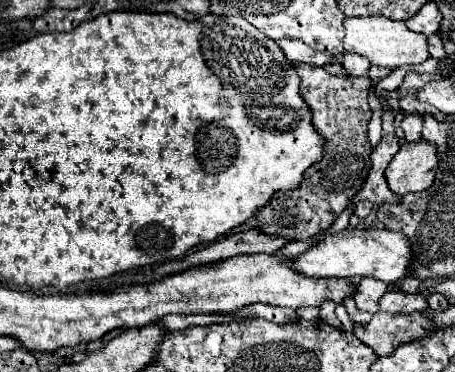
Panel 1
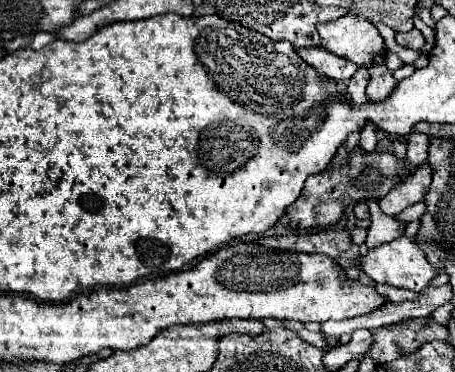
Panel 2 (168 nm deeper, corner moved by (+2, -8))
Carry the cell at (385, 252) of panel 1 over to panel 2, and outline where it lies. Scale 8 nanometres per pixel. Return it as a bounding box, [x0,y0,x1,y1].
[351,236,435,292]

